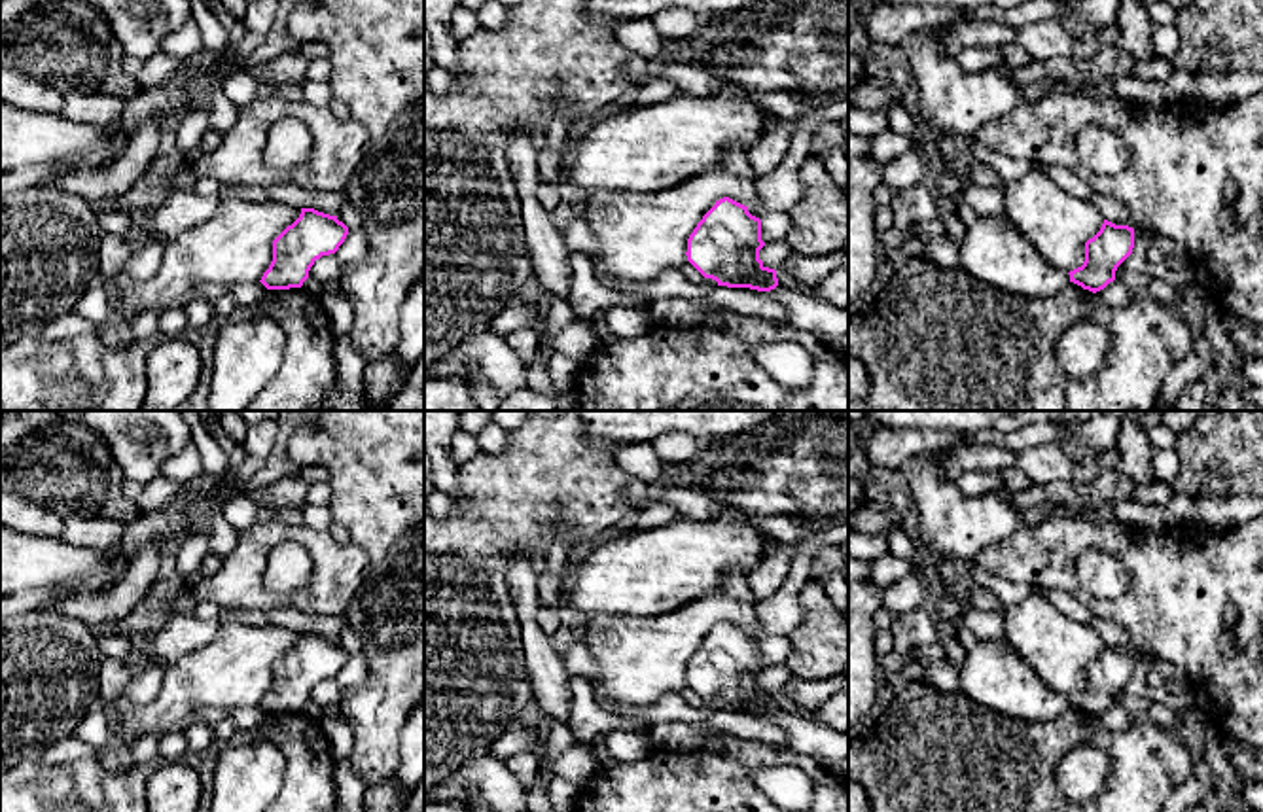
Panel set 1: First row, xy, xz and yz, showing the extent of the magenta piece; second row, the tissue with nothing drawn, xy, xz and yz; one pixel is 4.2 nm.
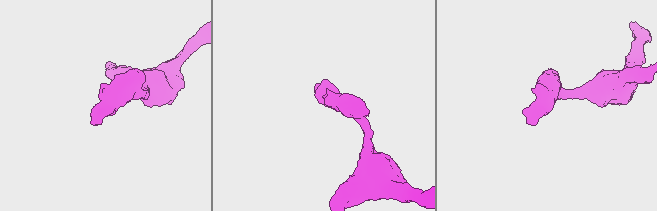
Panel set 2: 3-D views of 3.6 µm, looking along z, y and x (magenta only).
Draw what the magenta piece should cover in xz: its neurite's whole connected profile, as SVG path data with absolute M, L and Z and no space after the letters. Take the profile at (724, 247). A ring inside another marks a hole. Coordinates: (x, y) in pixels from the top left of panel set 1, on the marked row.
M723 197L703 216L687 238L687 261L704 276L727 288L771 291L776 271L763 265L761 220L748 206Z

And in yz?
M1104 220L1100 231L1085 242L1085 261L1070 271L1070 282L1093 293L1115 280L1117 267L1132 254L1134 229Z

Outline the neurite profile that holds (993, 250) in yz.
M1007 216L977 218L958 242L958 265L1002 291L1030 299L1058 293L1070 274L1047 263Z

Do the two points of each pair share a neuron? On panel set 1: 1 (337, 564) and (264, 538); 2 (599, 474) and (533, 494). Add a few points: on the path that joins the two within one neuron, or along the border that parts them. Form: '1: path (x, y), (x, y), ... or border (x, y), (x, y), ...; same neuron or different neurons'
1: path (319, 546), (303, 534), (283, 534); same neuron
2: path (582, 479), (550, 479); same neuron

